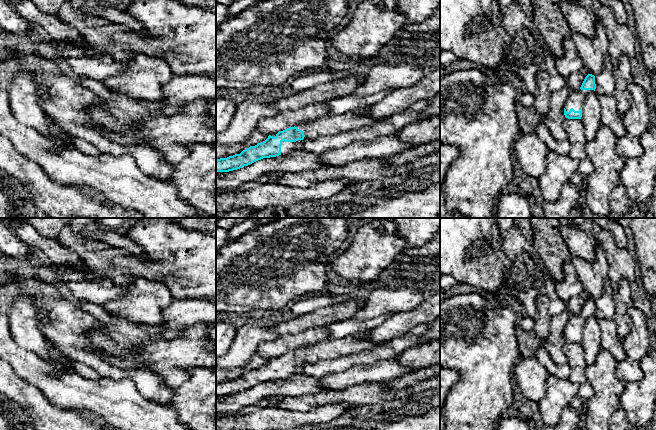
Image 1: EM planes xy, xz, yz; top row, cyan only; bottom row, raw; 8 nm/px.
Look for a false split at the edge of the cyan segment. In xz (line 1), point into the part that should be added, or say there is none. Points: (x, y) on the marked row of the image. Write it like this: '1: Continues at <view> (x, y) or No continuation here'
1: Continues at xz (327, 125)

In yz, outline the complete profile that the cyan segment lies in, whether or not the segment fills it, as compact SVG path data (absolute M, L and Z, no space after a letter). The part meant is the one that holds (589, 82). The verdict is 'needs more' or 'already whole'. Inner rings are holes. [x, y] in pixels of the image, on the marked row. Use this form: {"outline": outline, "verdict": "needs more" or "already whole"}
{"outline": "M588 74L578 90L572 90L564 104L564 115L568 119L581 119L586 97L595 92L595 76Z", "verdict": "needs more"}

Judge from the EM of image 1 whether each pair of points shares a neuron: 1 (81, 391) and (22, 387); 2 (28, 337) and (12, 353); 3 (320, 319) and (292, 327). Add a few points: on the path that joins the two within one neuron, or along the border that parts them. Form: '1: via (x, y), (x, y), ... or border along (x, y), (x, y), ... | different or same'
1: border along (18, 375), (35, 385), (54, 405) | different
2: border along (10, 332), (20, 346), (40, 357) | different
3: via (313, 319), (299, 324) | same

